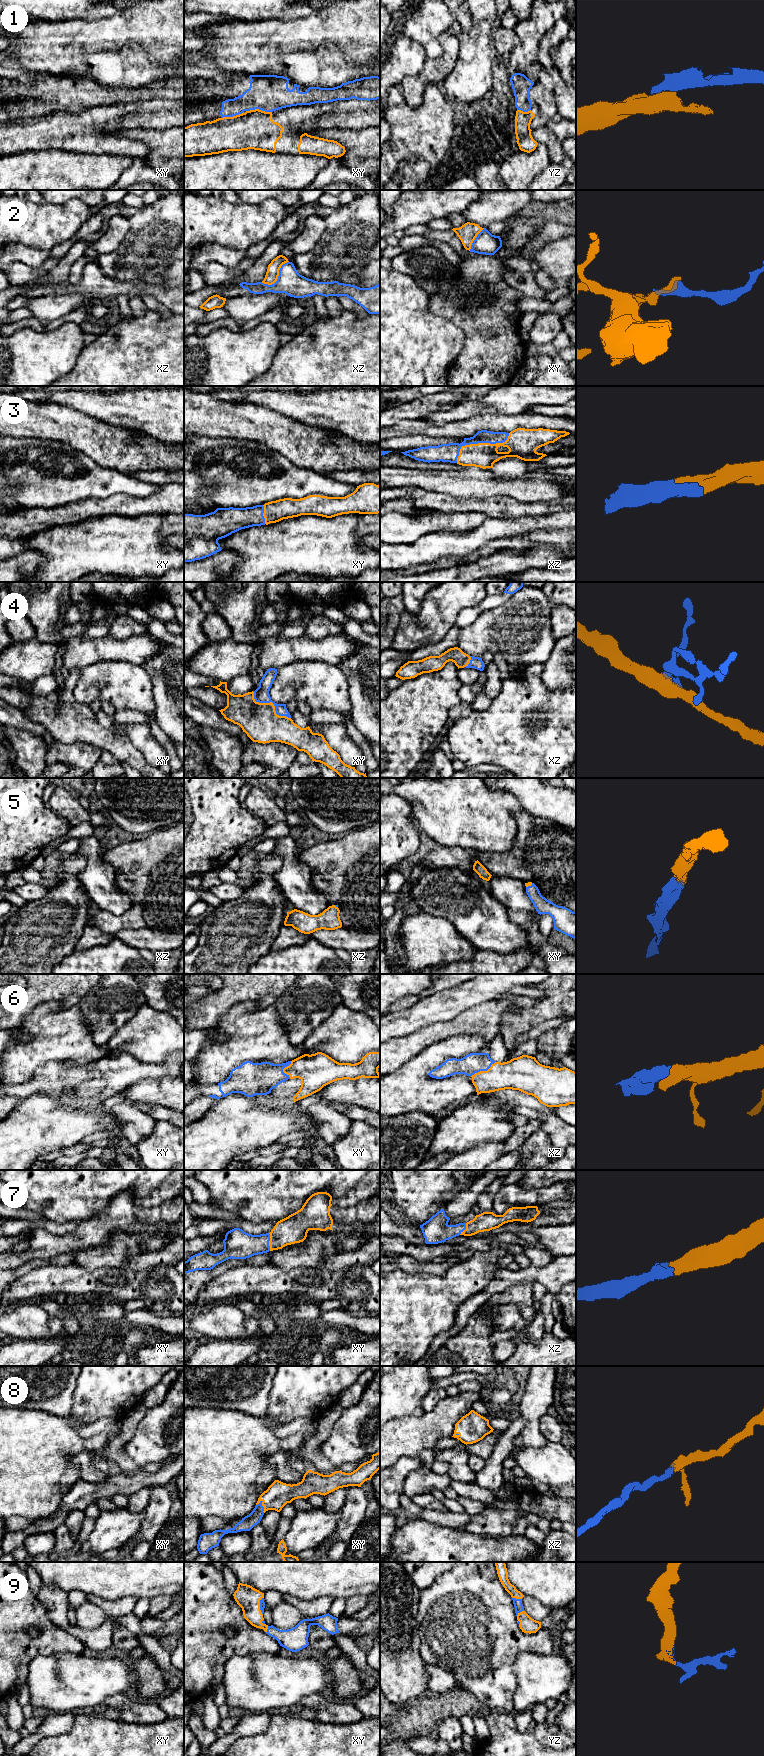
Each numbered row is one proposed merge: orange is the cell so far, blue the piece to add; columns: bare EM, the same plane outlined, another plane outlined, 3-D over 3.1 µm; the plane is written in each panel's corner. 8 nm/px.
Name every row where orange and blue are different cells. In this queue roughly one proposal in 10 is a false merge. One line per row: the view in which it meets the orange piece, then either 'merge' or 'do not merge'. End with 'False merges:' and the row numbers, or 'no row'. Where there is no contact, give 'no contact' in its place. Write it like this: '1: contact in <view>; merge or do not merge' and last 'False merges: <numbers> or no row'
1: contact in xy; do not merge
2: contact in xz; do not merge
3: contact in xz; merge
4: contact in xy; merge
5: contact in xy; merge
6: contact in xz; merge
7: contact in xy; merge
8: contact in xy; merge
9: contact in xy; merge
False merges: 1, 2

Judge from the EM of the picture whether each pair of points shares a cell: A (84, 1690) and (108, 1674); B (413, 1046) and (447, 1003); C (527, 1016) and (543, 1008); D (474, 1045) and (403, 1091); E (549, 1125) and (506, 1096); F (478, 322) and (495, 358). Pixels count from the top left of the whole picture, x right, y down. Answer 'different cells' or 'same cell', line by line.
A: same cell
B: different cells
C: same cell
D: same cell
E: same cell
F: same cell

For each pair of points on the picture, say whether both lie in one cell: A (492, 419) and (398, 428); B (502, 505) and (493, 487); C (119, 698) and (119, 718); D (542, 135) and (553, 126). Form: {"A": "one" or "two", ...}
{"A": "one", "B": "two", "C": "two", "D": "two"}

